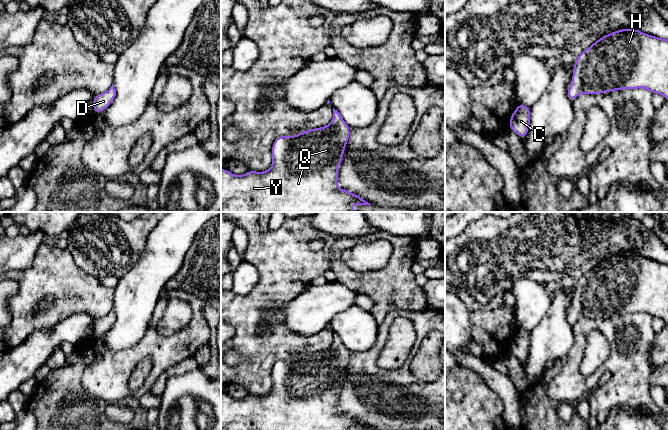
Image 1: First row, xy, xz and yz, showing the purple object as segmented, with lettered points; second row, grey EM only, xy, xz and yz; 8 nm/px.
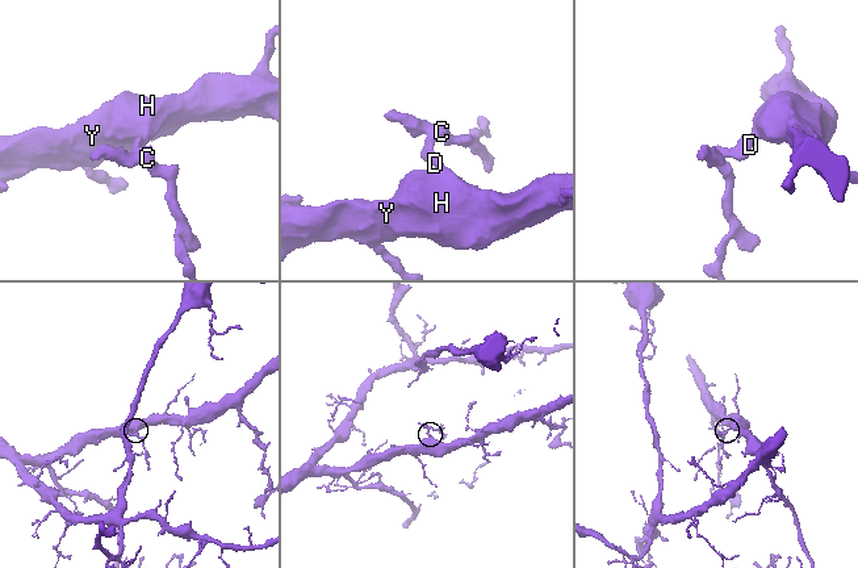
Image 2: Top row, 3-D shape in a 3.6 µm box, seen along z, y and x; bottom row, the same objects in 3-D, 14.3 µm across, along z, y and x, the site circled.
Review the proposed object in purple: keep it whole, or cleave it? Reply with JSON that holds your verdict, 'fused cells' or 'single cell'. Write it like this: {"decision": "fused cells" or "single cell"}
{"decision": "single cell"}

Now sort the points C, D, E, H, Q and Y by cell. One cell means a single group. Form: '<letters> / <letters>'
C D E H Q Y

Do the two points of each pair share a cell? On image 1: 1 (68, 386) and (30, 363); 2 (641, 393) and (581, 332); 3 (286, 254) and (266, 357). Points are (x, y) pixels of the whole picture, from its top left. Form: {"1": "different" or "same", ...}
{"1": "different", "2": "same", "3": "same"}

